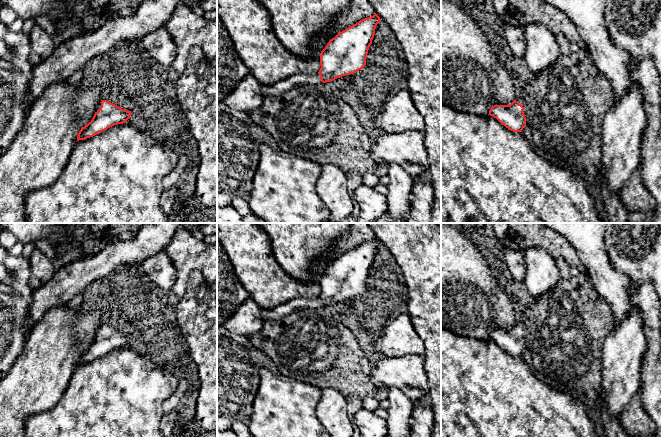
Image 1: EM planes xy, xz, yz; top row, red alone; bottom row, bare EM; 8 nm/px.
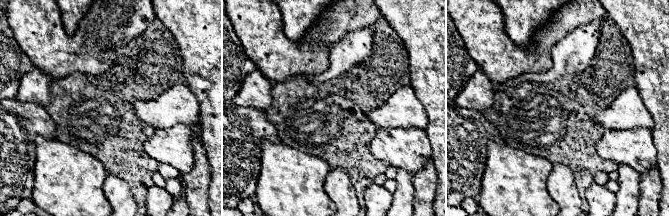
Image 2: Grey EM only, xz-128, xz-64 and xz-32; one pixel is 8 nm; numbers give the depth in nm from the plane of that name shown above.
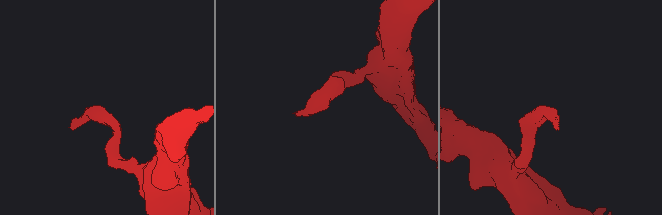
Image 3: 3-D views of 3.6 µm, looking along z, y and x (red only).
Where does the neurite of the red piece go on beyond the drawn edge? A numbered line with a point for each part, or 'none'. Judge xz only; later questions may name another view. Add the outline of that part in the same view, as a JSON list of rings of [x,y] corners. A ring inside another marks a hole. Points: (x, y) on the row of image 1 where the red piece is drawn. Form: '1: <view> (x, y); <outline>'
1: xz (279, 87); [[[318,73],[313,75],[296,74],[296,75],[290,76],[287,79],[278,81],[273,85],[262,86],[261,94],[264,97],[278,96],[281,93],[289,91],[296,85],[300,85],[300,84],[319,86],[323,84],[323,82],[321,81],[320,75]]]

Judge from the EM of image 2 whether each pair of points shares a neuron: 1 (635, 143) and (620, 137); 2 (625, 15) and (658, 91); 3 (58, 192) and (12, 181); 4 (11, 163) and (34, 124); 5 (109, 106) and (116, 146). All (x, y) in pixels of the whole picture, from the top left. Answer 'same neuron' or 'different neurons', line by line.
1: same neuron
2: same neuron
3: different neurons
4: same neuron
5: same neuron

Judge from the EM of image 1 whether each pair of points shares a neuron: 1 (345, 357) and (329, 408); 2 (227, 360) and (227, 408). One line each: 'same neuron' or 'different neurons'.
1: different neurons
2: same neuron

